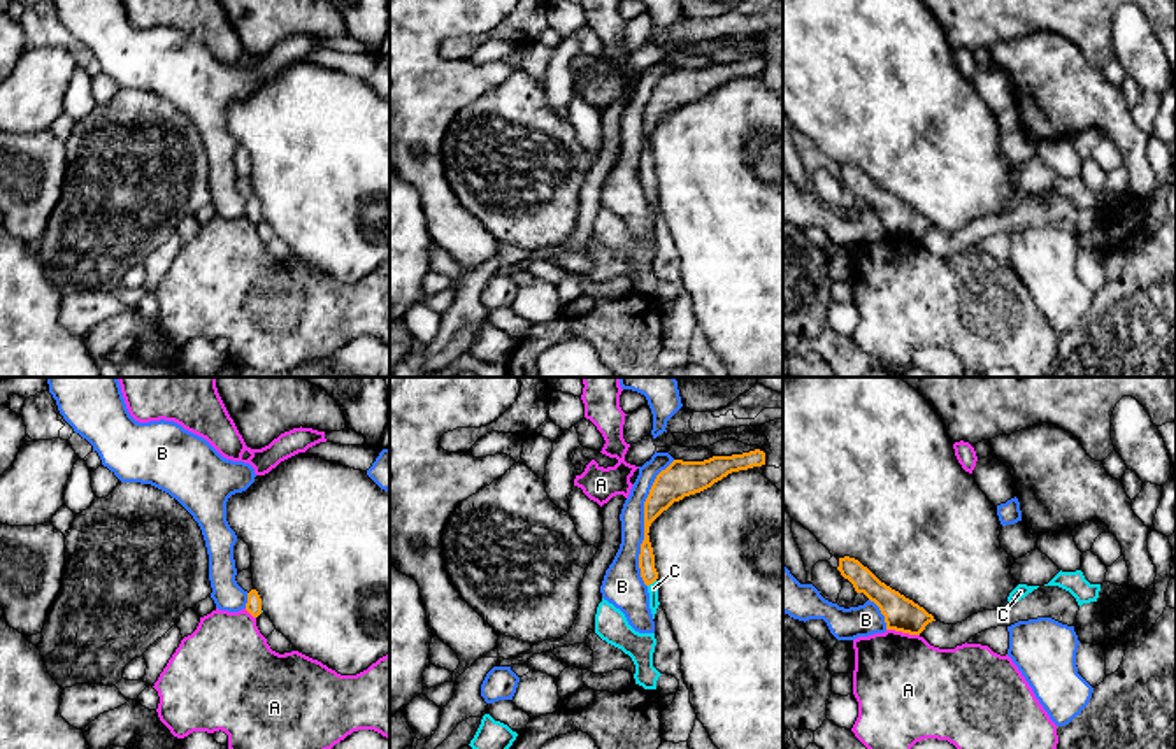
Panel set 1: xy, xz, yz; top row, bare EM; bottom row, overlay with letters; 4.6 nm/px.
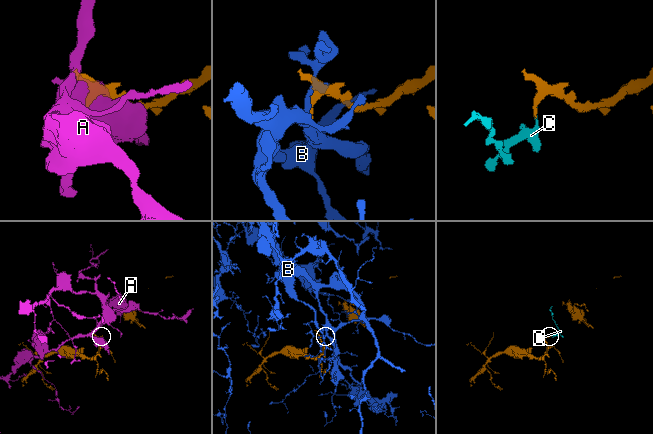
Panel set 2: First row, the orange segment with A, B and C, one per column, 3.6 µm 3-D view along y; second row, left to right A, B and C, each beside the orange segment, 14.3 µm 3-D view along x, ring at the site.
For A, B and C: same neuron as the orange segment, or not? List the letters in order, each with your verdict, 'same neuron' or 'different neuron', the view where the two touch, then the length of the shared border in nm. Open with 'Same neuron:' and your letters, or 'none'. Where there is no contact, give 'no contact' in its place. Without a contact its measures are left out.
Same neuron: C
A: different neuron | yz | 160 nm
B: different neuron | xz | 600 nm
C: same neuron | xz | 50 nm

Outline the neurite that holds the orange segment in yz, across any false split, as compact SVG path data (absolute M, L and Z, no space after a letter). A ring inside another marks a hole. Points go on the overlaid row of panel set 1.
M839 558L837 570L848 579L857 593L864 593L885 616L886 630L920 635L934 619L923 607L881 582L858 560Z

